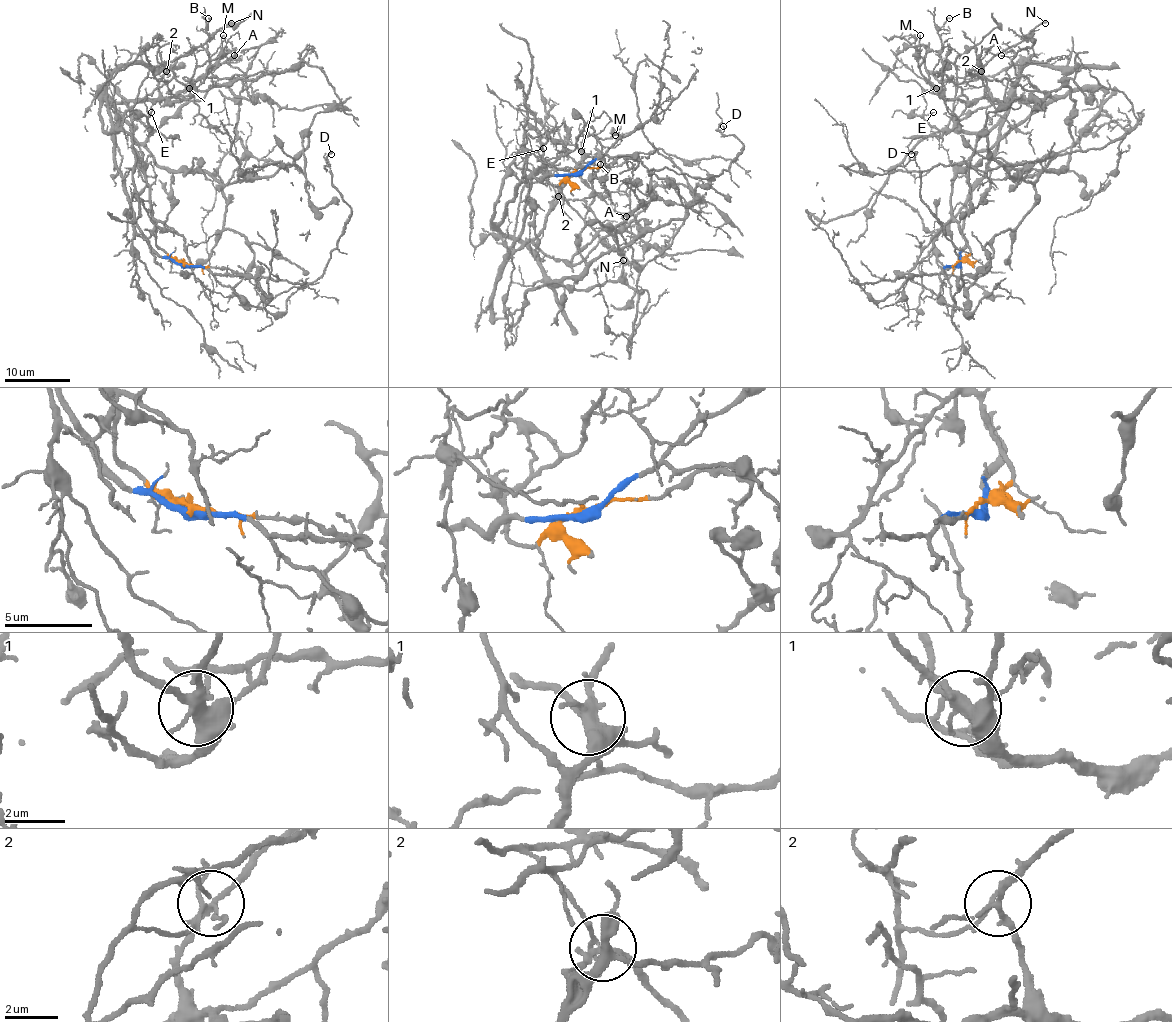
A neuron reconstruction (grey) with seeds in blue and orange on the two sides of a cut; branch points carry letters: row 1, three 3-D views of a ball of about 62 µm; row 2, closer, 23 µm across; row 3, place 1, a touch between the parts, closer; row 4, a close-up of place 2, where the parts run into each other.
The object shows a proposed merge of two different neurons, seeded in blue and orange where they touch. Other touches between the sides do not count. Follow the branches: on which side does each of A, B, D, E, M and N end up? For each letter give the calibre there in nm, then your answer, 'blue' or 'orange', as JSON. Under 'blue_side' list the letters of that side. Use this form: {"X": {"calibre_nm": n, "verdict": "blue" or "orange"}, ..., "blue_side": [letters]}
{"A": {"calibre_nm": 120, "verdict": "orange"}, "B": {"calibre_nm": 140, "verdict": "orange"}, "D": {"calibre_nm": 130, "verdict": "blue"}, "E": {"calibre_nm": 160, "verdict": "orange"}, "M": {"calibre_nm": 130, "verdict": "orange"}, "N": {"calibre_nm": 180, "verdict": "orange"}, "blue_side": ["D"]}

